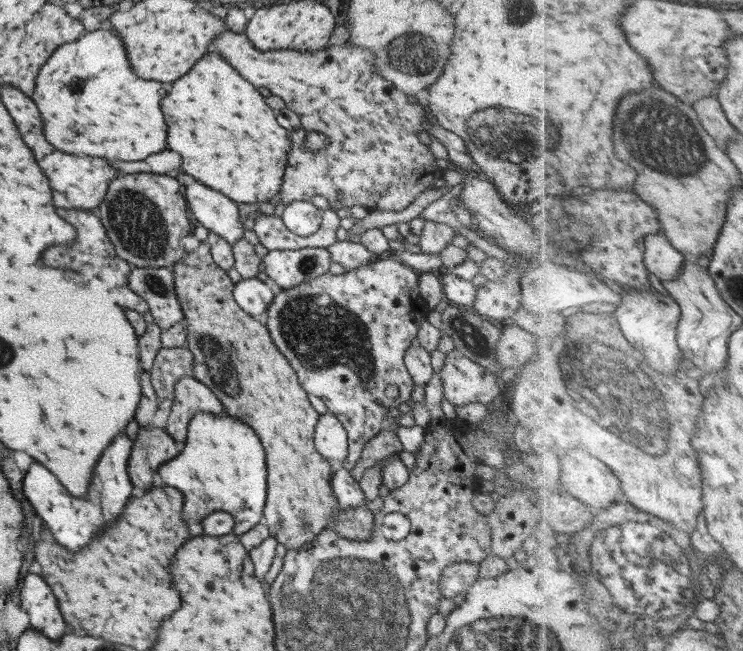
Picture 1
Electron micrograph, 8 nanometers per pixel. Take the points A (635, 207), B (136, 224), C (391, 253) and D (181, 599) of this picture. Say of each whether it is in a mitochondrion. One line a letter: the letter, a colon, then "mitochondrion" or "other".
A: other
B: mitochondrion
C: other
D: other

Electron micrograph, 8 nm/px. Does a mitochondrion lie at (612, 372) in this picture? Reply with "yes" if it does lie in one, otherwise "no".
yes

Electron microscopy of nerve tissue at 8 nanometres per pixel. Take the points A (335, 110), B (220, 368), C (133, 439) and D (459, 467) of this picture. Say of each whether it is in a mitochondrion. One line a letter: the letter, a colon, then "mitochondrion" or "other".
A: other
B: mitochondrion
C: other
D: other

